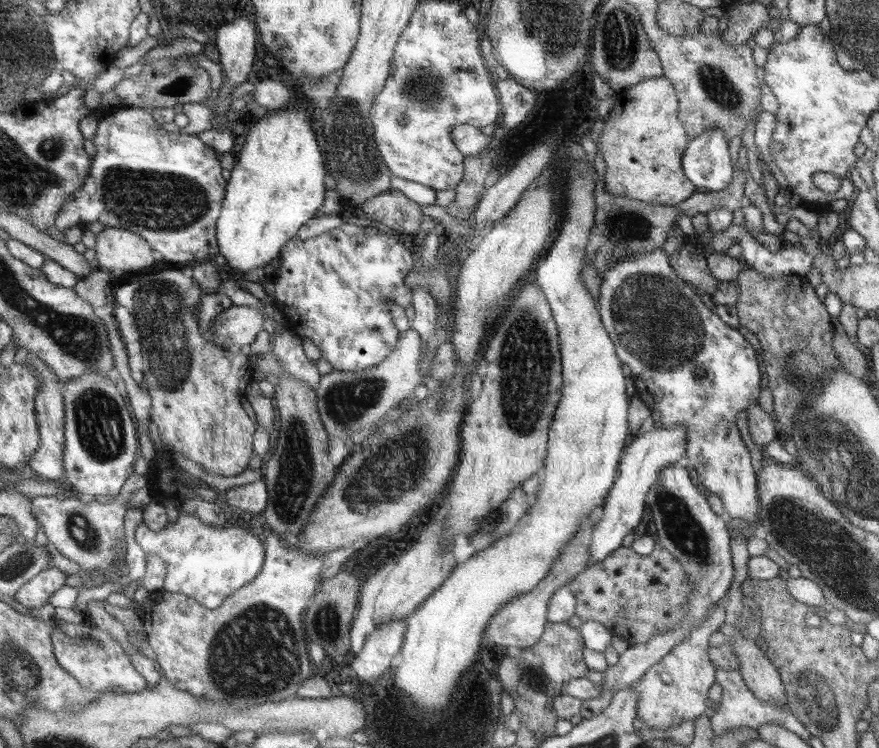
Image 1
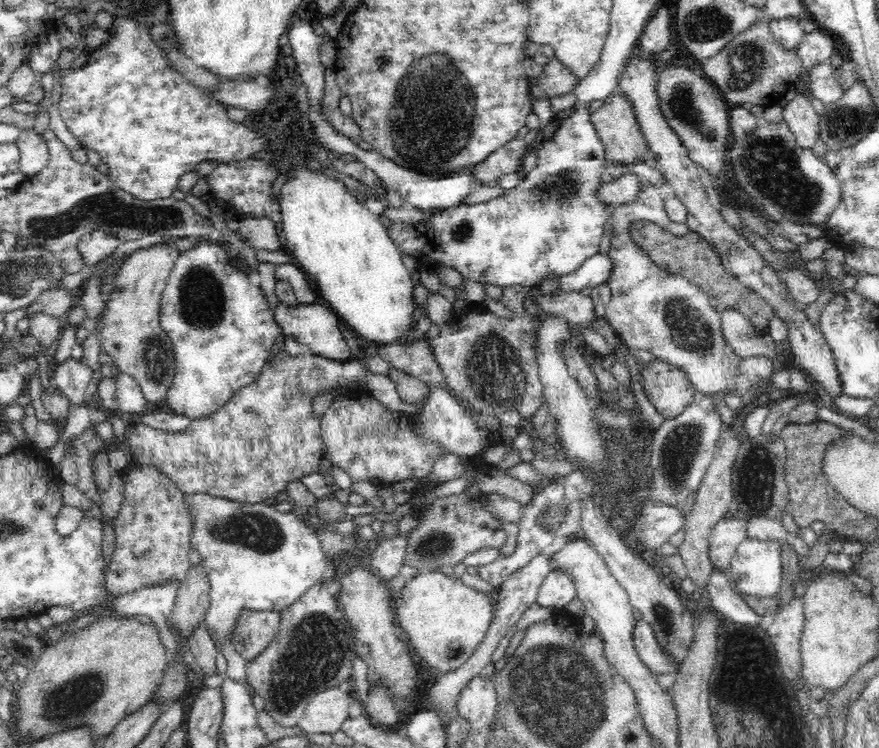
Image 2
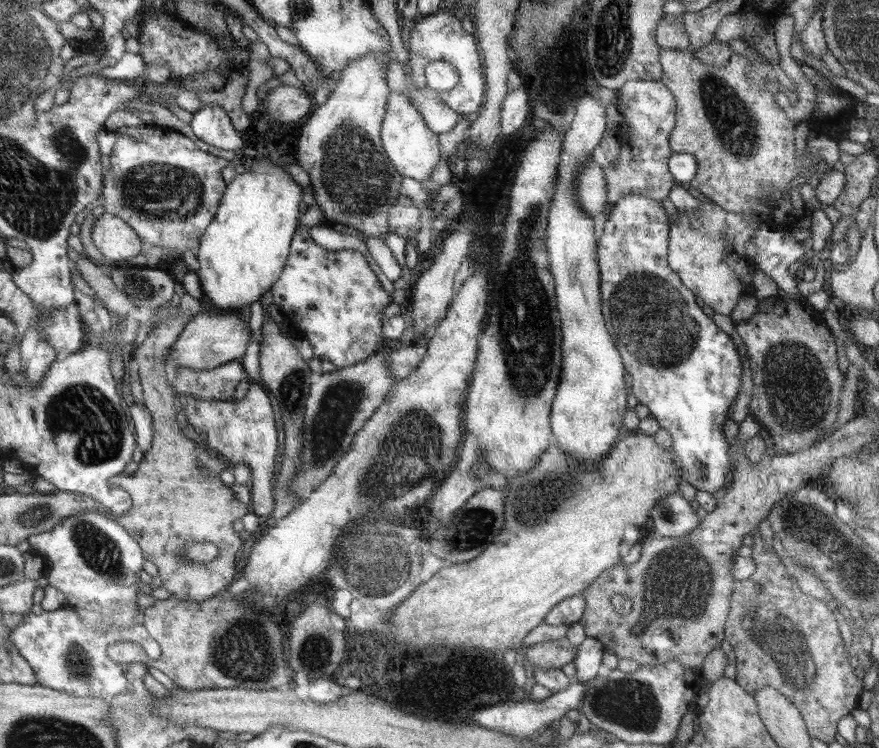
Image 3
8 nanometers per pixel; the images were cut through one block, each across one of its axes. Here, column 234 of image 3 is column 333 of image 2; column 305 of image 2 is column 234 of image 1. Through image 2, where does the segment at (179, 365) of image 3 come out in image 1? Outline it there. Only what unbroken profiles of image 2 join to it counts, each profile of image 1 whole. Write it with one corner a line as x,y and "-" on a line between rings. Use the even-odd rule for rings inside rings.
233,304
216,316
208,332
212,343
239,351
243,346
252,344
258,332
274,333
281,328
278,321
262,310

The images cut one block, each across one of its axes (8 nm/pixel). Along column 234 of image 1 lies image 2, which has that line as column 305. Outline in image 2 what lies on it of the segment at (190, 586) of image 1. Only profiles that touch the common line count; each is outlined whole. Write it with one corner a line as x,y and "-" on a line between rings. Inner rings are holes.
204,492
185,496
193,518
194,533
190,546
203,559
209,582
210,606
205,622
218,650
227,659
227,672
234,682
245,687
246,664
233,647
232,632
244,609
279,613
324,576
327,558
319,537
312,528
298,520
294,512
282,514
274,504
230,502

